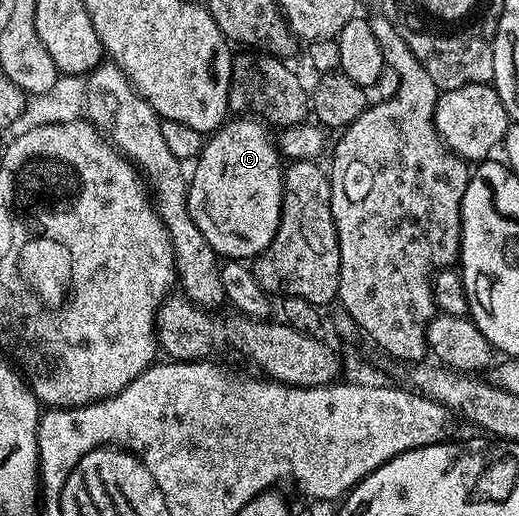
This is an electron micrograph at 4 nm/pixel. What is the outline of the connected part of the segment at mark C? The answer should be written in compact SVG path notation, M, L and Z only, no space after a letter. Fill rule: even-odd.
M236 117L206 138L194 162L195 170L189 173L188 211L220 258L254 259L269 247L279 230L285 165L276 138L261 122L254 121L259 119Z

